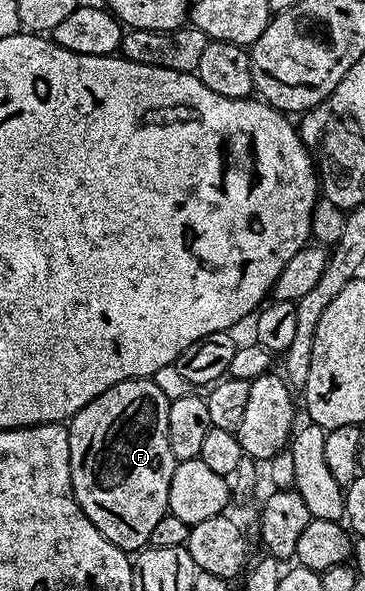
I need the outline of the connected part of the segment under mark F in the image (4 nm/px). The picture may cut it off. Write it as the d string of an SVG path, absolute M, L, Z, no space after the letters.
M151 377L126 379L89 401L67 427L75 500L95 528L128 553L144 550L157 521L169 514L169 485L177 462L169 449L170 404Z

